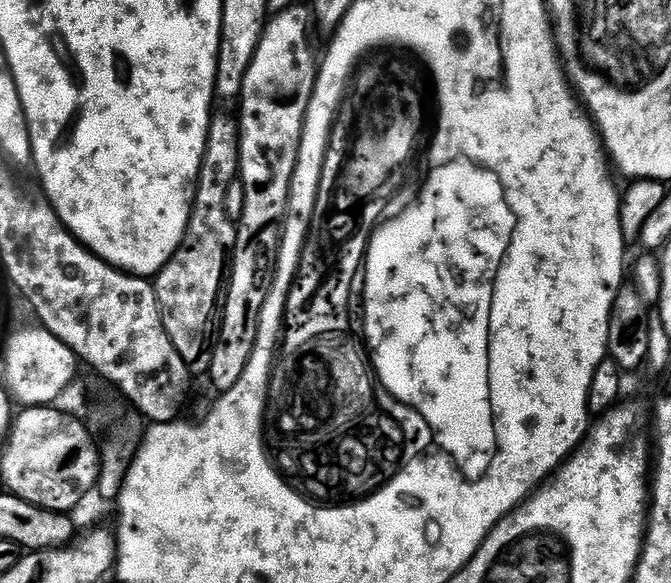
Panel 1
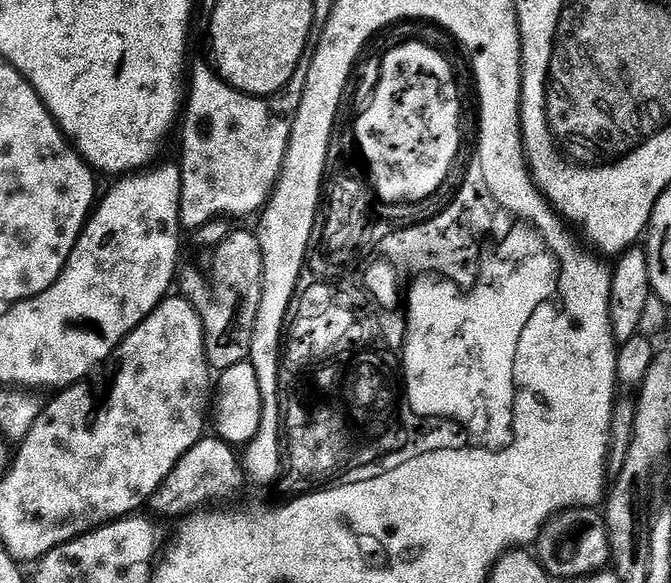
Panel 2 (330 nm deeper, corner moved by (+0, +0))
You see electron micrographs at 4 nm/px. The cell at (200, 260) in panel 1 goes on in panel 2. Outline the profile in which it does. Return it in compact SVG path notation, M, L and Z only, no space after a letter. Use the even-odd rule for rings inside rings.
M232 230L211 254L212 269L208 272L208 284L200 280L198 273L188 272L179 277L178 288L180 284L184 291L181 293L192 302L200 316L208 366L213 373L219 374L248 360L254 322L258 318L258 306L262 298L264 263L260 237L255 231Z

